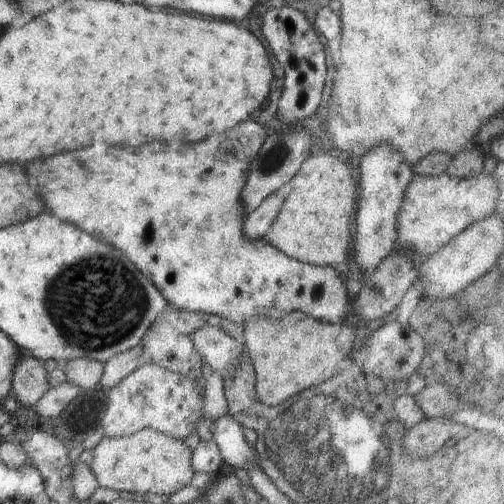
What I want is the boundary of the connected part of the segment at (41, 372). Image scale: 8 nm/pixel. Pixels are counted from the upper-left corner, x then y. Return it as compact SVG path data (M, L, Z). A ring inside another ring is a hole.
M22 352L20 358L16 360L16 366L14 366L14 377L11 383L11 396L19 403L19 405L35 409L40 398L42 398L42 396L44 396L44 394L50 389L46 376L48 376L48 373L44 370L43 362L37 360L26 352Z

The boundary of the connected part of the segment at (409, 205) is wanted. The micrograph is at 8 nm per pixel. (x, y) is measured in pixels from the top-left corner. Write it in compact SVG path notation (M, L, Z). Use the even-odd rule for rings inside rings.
M489 168L485 169L481 174L475 174L468 178L453 177L446 172L438 176L413 175L398 213L398 247L401 247L417 260L422 256L428 256L425 254L433 255L473 223L493 215L497 210L499 196L498 182L492 178Z

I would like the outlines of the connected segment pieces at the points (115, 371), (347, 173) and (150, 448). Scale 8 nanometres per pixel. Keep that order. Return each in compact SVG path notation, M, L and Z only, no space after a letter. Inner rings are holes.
M166 304L166 312L162 312L162 316L158 316L158 321L154 322L151 328L146 332L146 336L142 338L139 346L132 348L130 351L122 352L112 356L110 360L104 362L102 379L100 380L100 388L107 391L116 388L124 378L127 378L132 372L135 372L140 366L154 362L158 366L164 366L172 372L180 372L184 378L188 380L196 380L202 377L203 359L194 348L192 342L192 334L207 326L207 314L200 312L186 312L176 310L172 304Z
M335 152L312 154L302 163L291 183L292 190L264 238L301 263L332 267L346 262L354 240L350 237L350 224L357 211L351 162Z
M144 428L134 434L124 434L116 438L104 436L92 449L92 462L89 467L98 486L104 490L168 496L190 485L195 474L192 470L192 456L184 442L164 436L152 428Z

